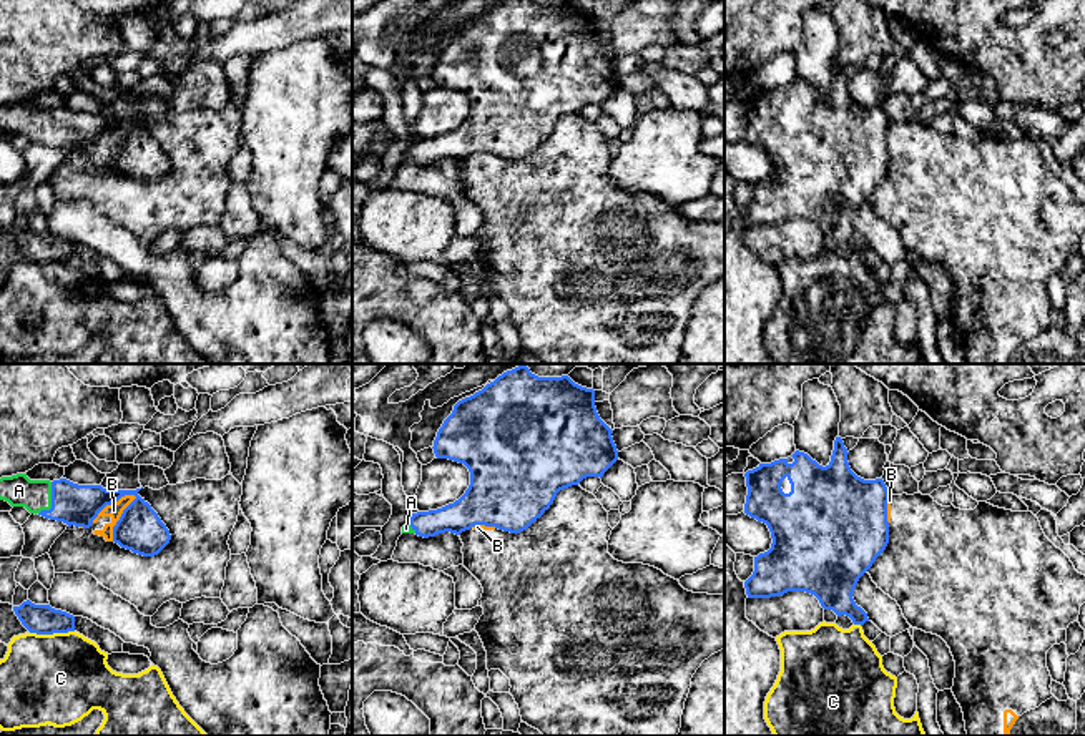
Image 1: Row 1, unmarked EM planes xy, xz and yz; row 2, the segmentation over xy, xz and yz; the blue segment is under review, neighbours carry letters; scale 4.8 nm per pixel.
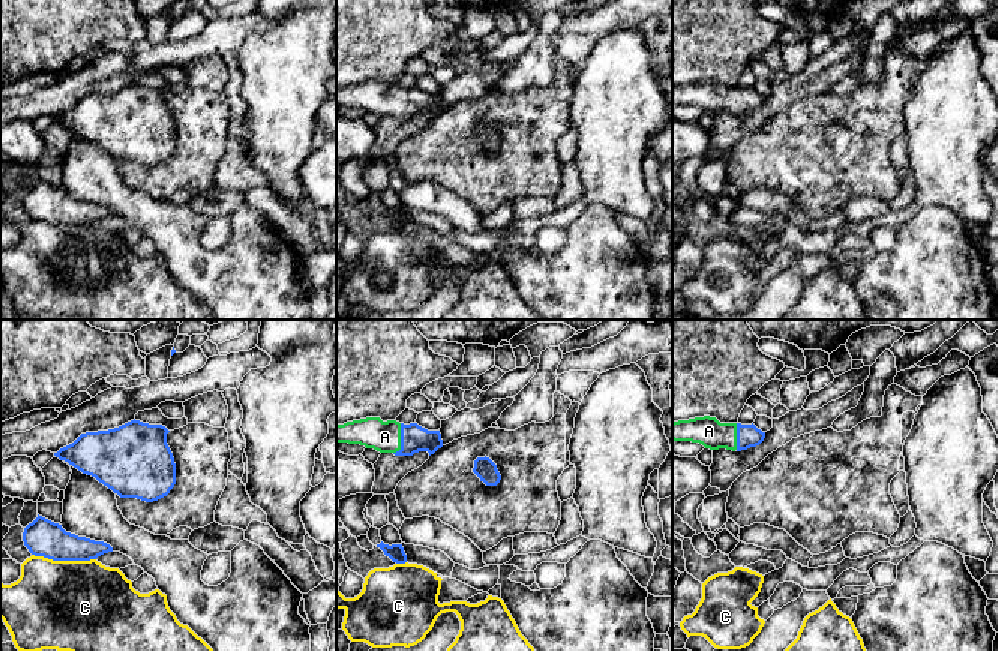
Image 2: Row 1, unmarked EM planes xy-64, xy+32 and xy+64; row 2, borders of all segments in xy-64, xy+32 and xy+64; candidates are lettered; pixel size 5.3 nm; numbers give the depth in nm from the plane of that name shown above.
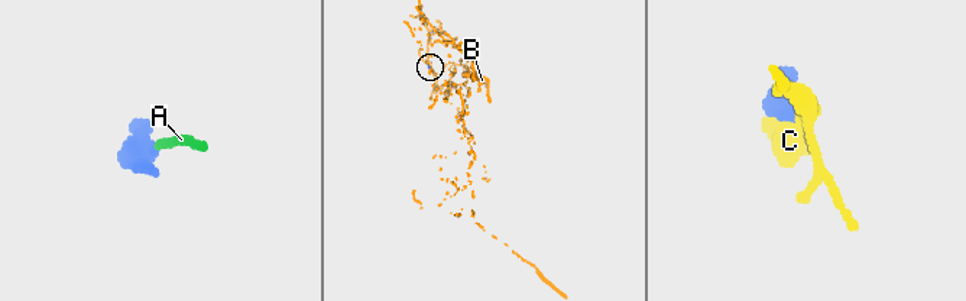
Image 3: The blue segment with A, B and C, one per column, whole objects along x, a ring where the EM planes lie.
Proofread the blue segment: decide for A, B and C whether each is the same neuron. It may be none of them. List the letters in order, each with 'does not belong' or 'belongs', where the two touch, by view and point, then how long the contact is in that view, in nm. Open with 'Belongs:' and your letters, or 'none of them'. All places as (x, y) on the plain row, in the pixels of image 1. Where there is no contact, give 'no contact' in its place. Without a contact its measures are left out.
Belongs: A
A: belongs; meets blue in xy at (52, 128); contact 170 nm long
B: does not belong; meets blue in xy at (120, 145); contact 260 nm long
C: does not belong; meets blue in xy at (52, 261); contact 220 nm long

